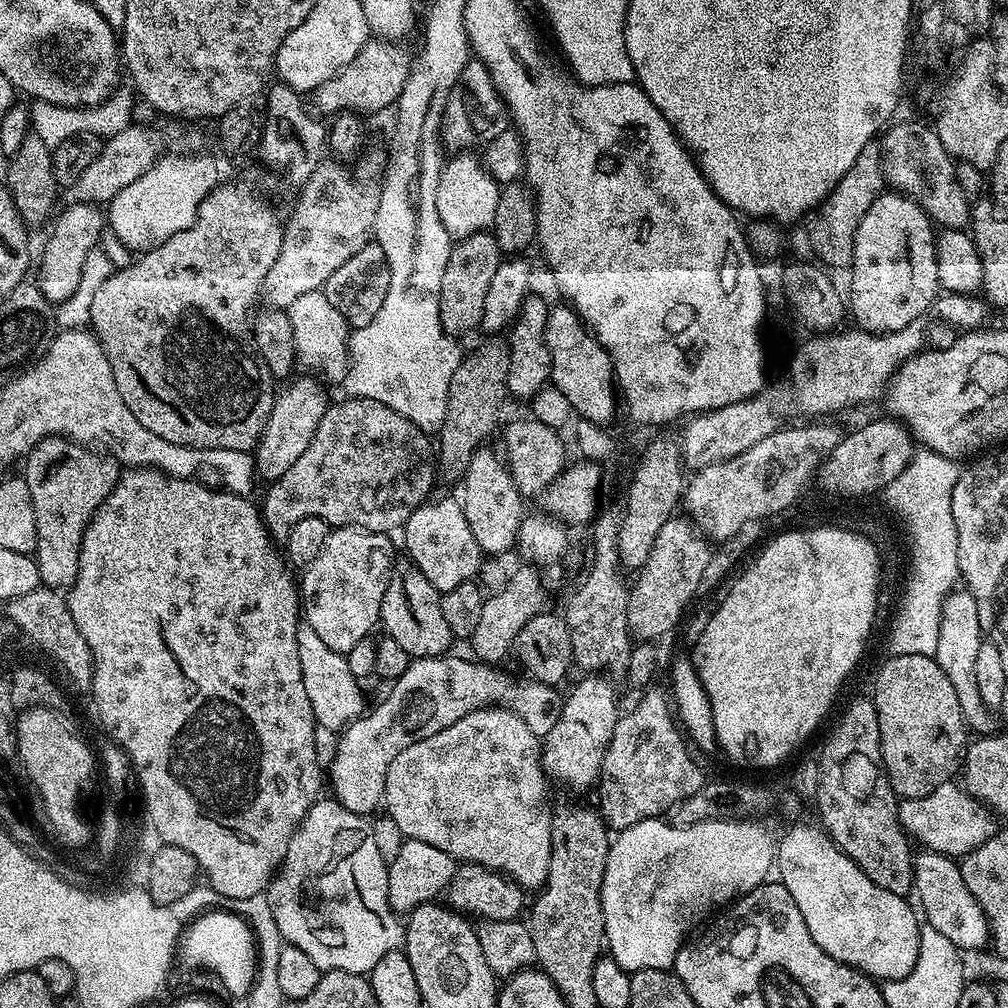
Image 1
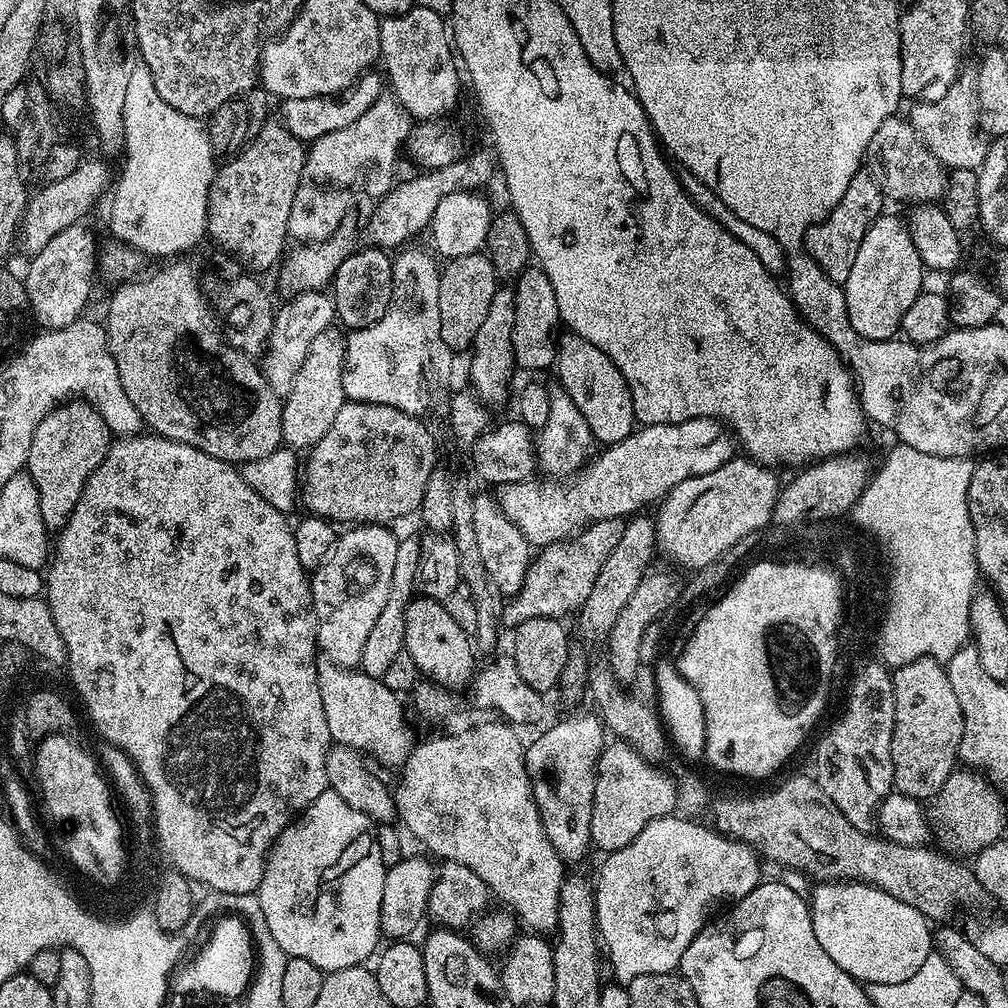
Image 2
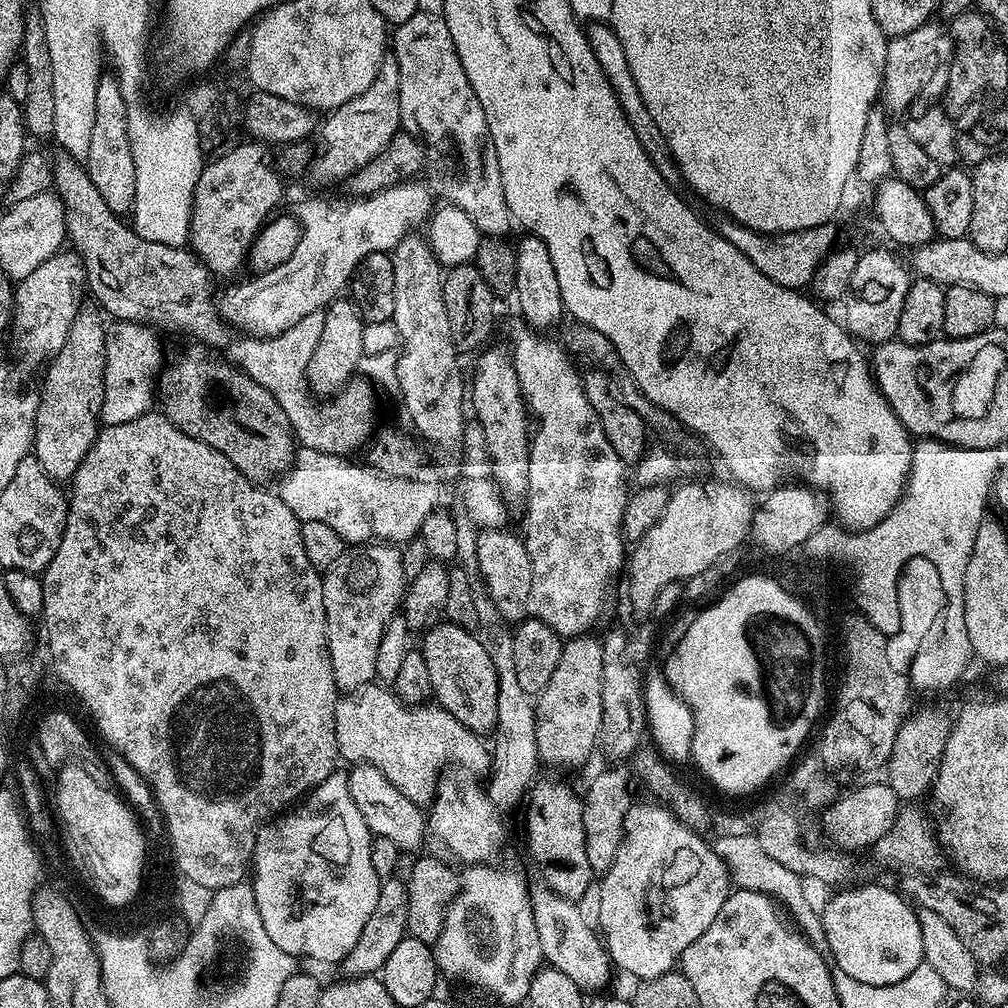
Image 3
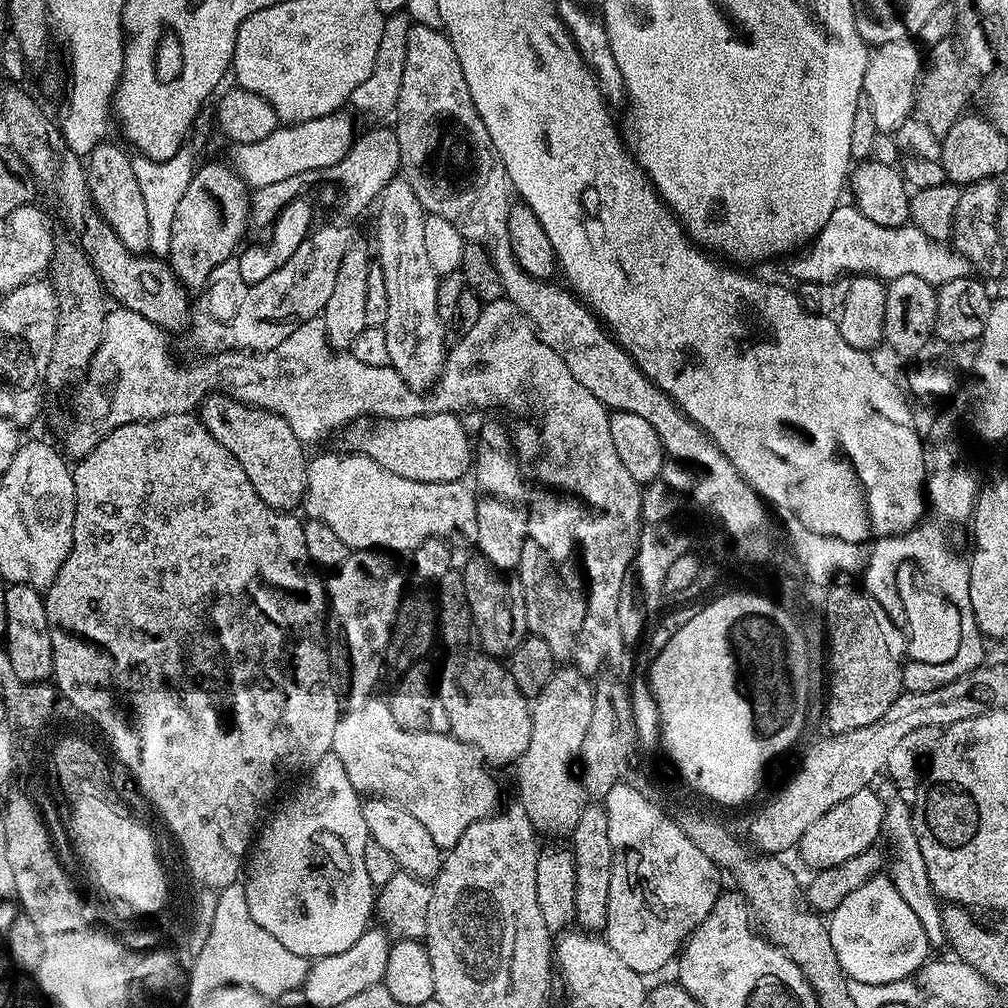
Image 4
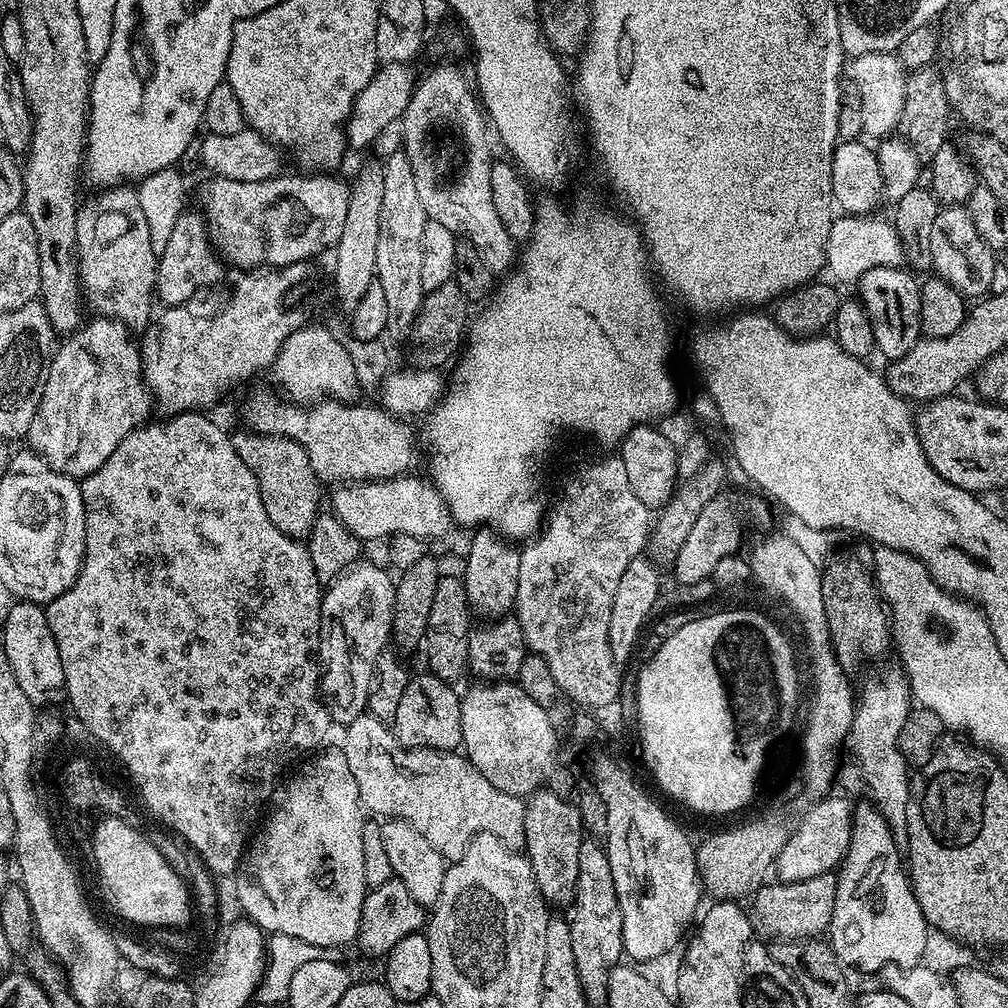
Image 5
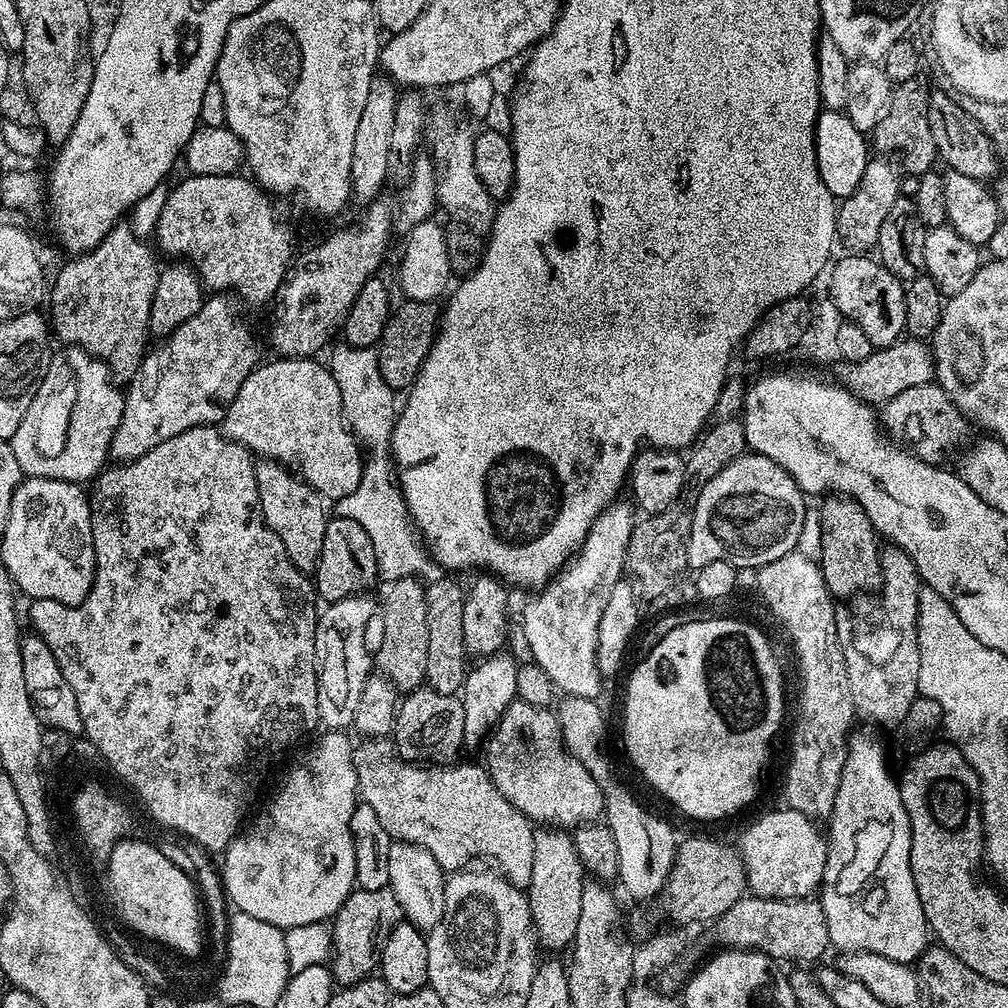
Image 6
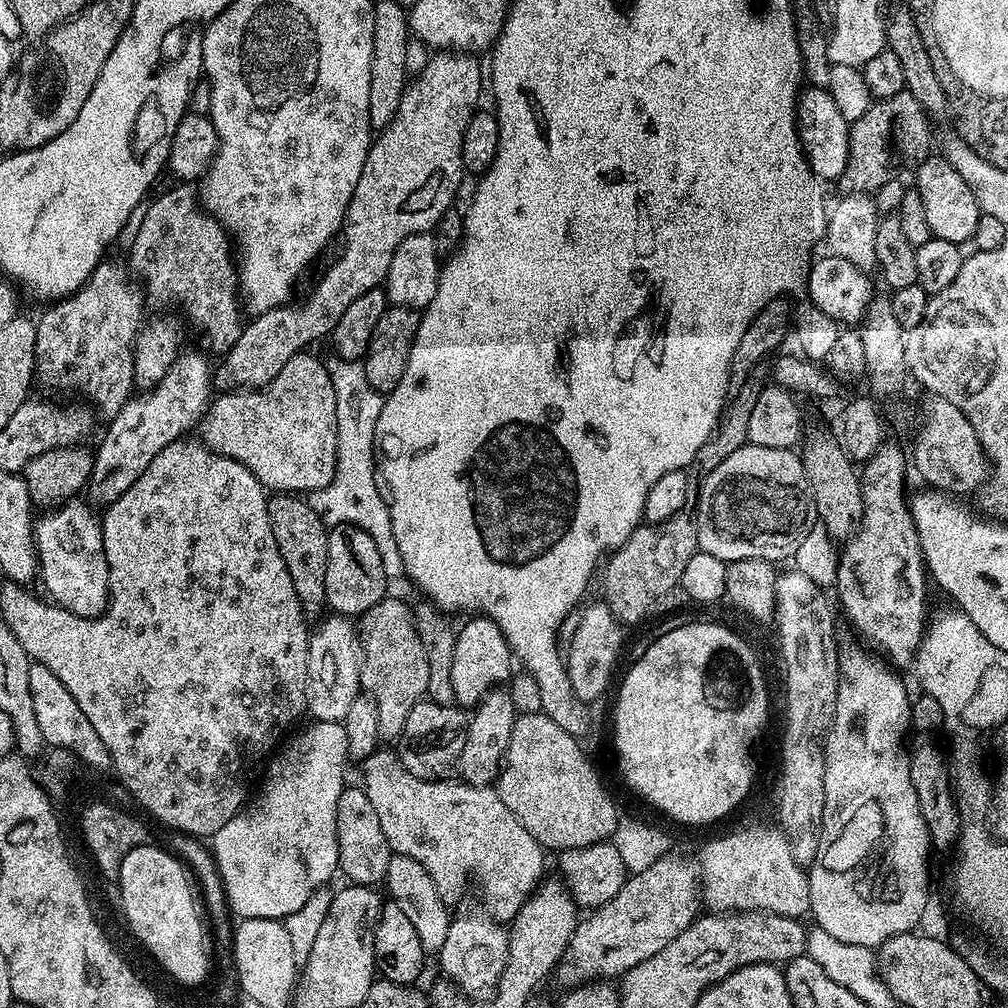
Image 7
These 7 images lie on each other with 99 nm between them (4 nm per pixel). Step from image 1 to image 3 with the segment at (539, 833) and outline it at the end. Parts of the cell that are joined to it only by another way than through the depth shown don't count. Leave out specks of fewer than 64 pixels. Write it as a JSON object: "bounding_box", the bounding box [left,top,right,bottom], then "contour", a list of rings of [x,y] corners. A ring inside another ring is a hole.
{"bounding_box":[426,780,608,993],"contour":[[[456,780],[439,781],[436,795],[426,816],[426,824],[432,832],[465,865],[491,861],[508,840],[508,828],[504,825],[505,813],[496,807],[487,791],[481,788],[463,788]],[[547,886],[533,887],[532,913],[534,926],[538,926],[538,942],[542,942],[542,954],[551,967],[562,970],[570,982],[574,982],[585,993],[596,992],[608,984],[608,950],[598,935],[597,929],[588,925],[588,920],[579,912],[573,901],[562,898]]]}

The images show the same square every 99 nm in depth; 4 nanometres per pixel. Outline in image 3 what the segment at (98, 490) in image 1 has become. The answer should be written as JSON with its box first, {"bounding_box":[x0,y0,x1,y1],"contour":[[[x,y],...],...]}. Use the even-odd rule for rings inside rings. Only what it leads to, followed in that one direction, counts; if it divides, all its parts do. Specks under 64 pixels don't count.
{"bounding_box":[34,311,106,482],"contour":[[[77,311],[70,326],[70,334],[66,334],[66,342],[62,342],[62,350],[58,350],[56,355],[47,361],[48,373],[44,376],[44,385],[38,388],[34,455],[42,470],[46,470],[48,477],[57,482],[71,481],[72,475],[78,470],[82,458],[86,458],[86,454],[96,440],[97,432],[102,427],[100,411],[104,401],[106,328],[100,325],[101,313],[96,312]]]}

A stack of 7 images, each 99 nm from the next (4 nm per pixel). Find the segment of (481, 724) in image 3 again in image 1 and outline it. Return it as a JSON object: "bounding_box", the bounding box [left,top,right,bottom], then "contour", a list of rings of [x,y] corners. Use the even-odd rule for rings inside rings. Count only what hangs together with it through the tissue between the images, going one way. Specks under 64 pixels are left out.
{"bounding_box":[380,562,454,658],"contour":[[[410,562],[397,563],[392,570],[392,577],[386,586],[386,594],[382,598],[382,610],[380,611],[380,624],[385,628],[387,635],[410,658],[417,656],[443,656],[454,644],[454,637],[450,626],[446,626],[446,617],[442,615],[442,595],[430,581],[426,574],[418,570]]]}

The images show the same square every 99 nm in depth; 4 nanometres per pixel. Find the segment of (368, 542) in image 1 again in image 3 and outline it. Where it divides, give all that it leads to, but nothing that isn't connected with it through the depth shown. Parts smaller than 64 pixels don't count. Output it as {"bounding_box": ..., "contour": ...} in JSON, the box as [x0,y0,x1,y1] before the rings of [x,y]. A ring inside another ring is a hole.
{"bounding_box":[322,542,406,694],"contour":[[[387,542],[349,547],[322,576],[322,602],[326,606],[328,649],[336,687],[347,694],[373,683],[384,631],[404,599],[406,575],[401,549]]]}

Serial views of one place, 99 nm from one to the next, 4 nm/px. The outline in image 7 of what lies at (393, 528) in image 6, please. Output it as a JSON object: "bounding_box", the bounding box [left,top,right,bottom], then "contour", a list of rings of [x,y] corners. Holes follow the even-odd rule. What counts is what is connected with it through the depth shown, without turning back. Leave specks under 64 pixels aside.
{"bounding_box":[310,354,404,578],"contour":[[[335,354],[329,357],[326,367],[330,374],[330,382],[334,386],[334,406],[338,410],[338,458],[334,478],[326,486],[311,493],[310,503],[312,509],[328,526],[353,524],[366,530],[366,534],[374,538],[378,554],[382,554],[382,570],[386,570],[390,578],[400,578],[404,576],[404,562],[402,554],[398,552],[398,542],[394,542],[392,509],[378,483],[376,427],[378,414],[382,414],[384,396],[378,390],[374,390],[374,386],[370,386],[370,378],[366,378],[366,370],[361,361],[341,360]]]}

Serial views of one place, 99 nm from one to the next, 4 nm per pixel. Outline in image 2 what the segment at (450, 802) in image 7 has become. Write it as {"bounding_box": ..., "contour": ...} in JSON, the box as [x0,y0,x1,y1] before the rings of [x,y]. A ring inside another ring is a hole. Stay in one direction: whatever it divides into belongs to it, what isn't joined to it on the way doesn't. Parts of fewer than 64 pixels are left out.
{"bounding_box":[316,658,414,769],"contour":[[[324,658],[316,665],[318,690],[322,694],[322,710],[326,710],[326,726],[337,744],[355,748],[373,756],[380,764],[399,769],[414,747],[412,728],[404,717],[401,697],[384,685],[383,679],[367,676],[364,670],[339,668]]]}

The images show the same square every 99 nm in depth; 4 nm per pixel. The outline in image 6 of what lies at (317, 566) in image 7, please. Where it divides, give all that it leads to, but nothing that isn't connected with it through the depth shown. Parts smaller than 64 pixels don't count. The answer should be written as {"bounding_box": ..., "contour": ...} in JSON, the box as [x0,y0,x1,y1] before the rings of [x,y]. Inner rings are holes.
{"bounding_box":[255,460,329,574],"contour":[[[279,460],[255,461],[256,481],[258,482],[258,502],[264,515],[266,526],[282,540],[282,546],[290,560],[300,572],[310,574],[315,571],[322,552],[322,540],[325,538],[329,513],[324,513],[325,497],[301,480],[291,468],[285,468]]]}

